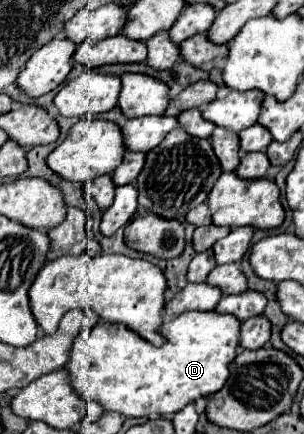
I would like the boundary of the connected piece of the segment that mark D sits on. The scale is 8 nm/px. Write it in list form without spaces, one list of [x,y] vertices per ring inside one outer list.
[[[184,312],[176,320],[164,322],[164,338],[166,342],[156,348],[142,340],[138,334],[120,324],[98,322],[94,328],[82,330],[70,350],[70,358],[66,362],[66,372],[70,376],[72,388],[86,400],[100,404],[106,412],[118,412],[122,418],[170,418],[182,406],[202,398],[216,394],[230,376],[230,362],[238,352],[240,338],[240,320],[230,314],[218,312]]]

